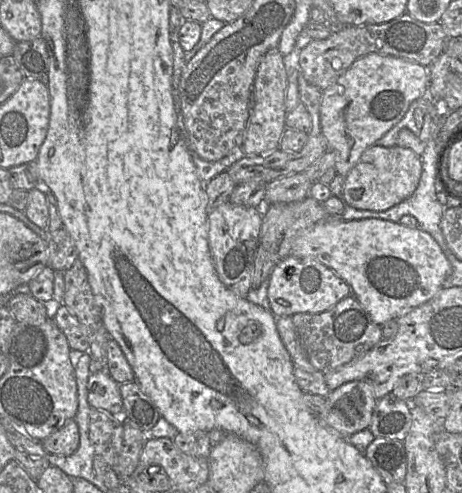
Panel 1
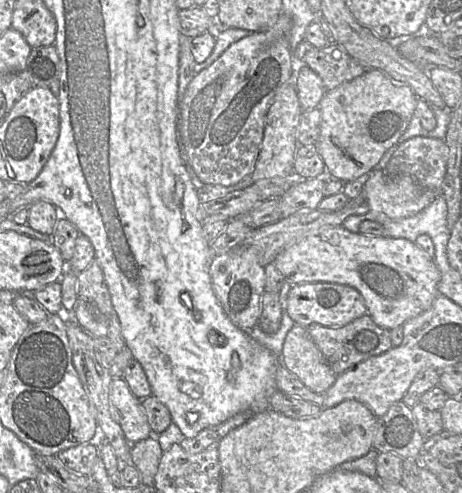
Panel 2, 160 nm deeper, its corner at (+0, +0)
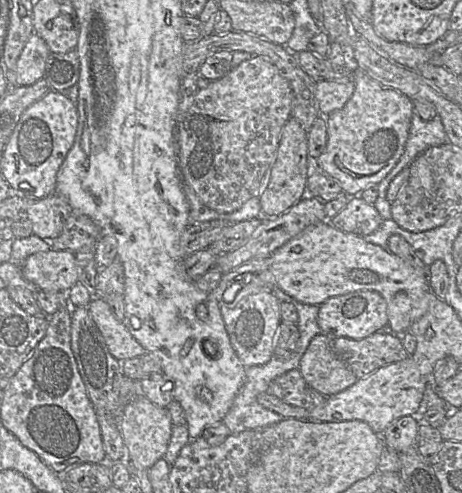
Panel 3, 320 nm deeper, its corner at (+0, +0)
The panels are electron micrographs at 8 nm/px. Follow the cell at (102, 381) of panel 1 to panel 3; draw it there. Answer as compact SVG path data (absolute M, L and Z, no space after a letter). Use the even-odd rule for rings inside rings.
M138 396L126 404L120 415L116 415L117 425L124 440L128 458L139 468L148 470L159 459L164 458L172 432L171 417L165 407L159 407L145 396Z

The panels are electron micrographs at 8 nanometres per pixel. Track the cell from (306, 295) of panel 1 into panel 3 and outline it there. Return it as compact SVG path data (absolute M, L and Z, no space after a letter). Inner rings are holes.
M360 290L327 299L319 306L317 323L321 334L363 339L388 328L387 303L377 292Z

